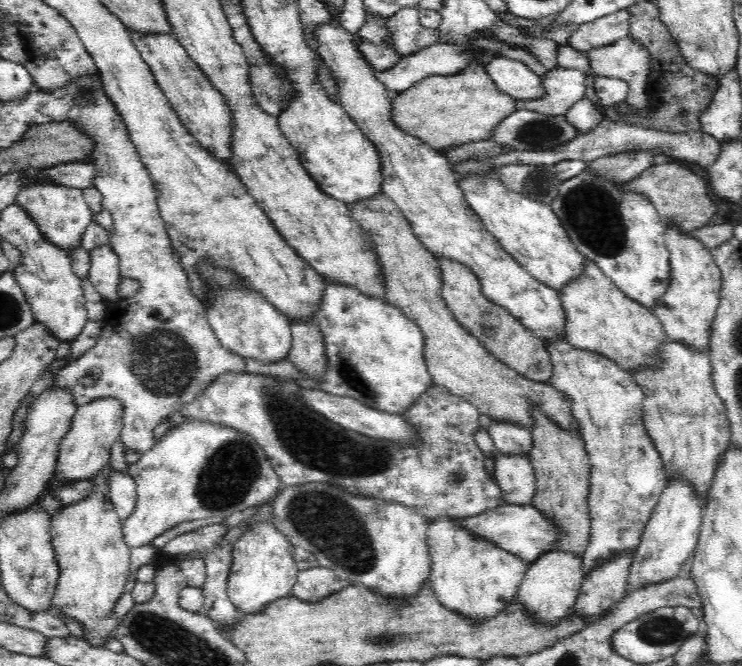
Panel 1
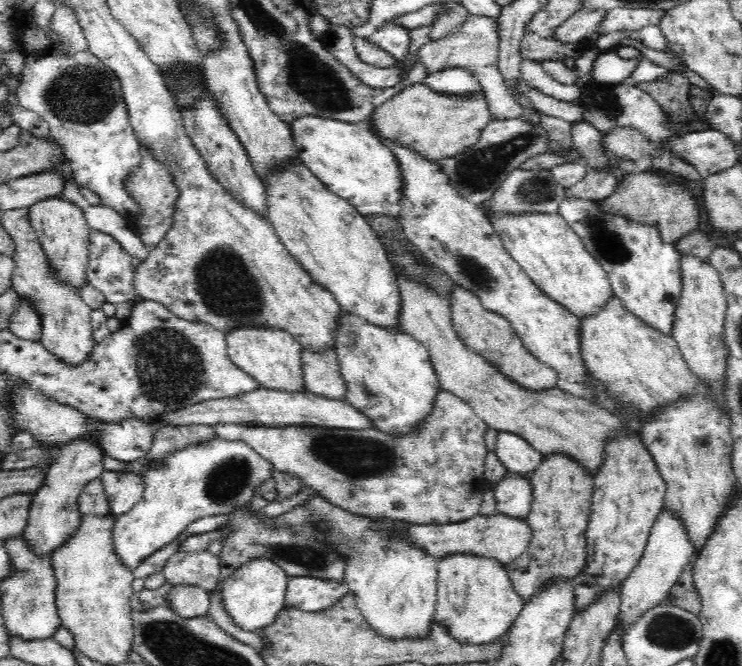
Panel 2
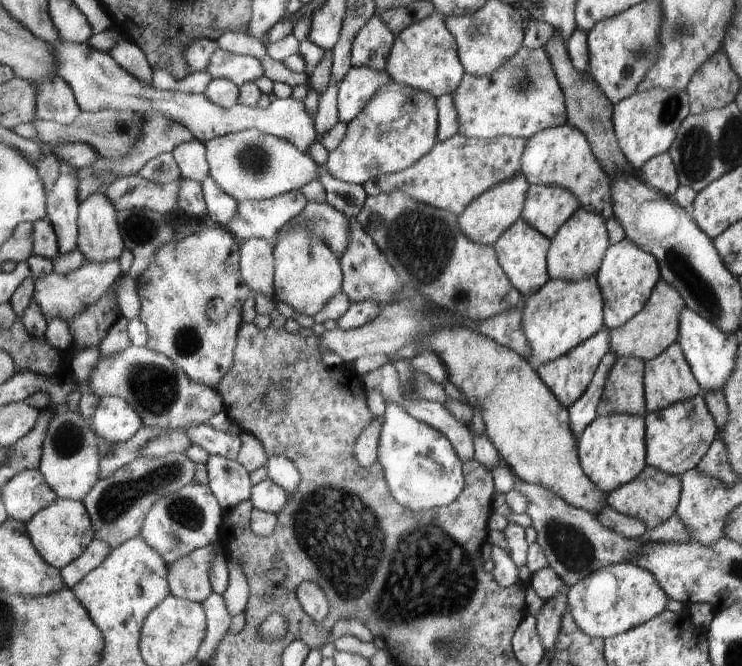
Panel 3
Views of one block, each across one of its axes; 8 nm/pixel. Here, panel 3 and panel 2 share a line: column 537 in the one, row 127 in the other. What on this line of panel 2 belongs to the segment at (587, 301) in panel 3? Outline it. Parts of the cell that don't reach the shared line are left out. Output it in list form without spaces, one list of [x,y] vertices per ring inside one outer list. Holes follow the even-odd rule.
[[[312,115],[299,118],[292,124],[294,146],[306,165],[330,192],[348,201],[365,217],[392,217],[401,219],[401,198],[405,195],[402,169],[393,150],[382,145],[367,125],[355,126]]]

